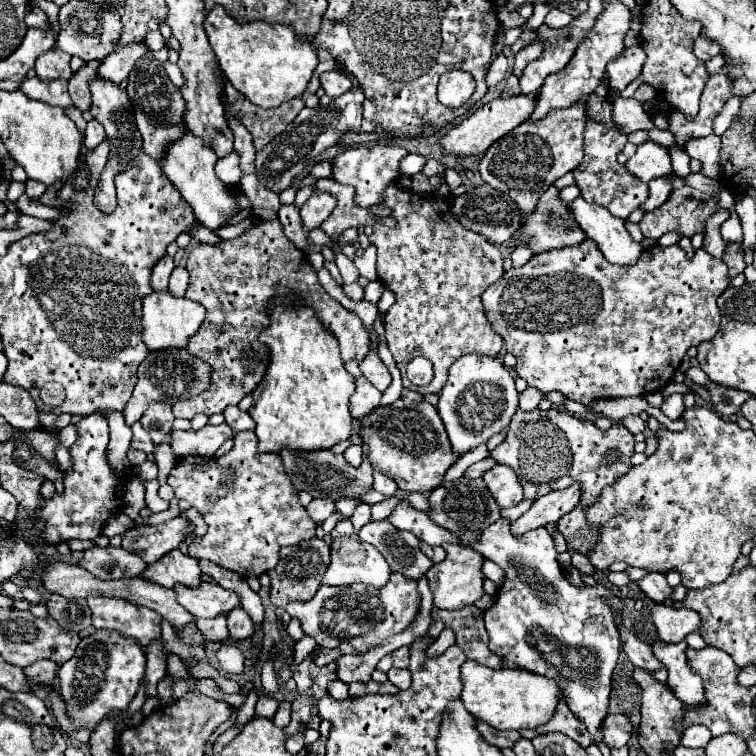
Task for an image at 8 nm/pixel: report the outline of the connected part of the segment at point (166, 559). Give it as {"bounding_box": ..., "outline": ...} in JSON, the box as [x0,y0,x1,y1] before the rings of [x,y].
{"bounding_box":[142,549,200,589],"outline":[[[174,549],[172,553],[166,553],[160,561],[148,565],[142,577],[168,589],[174,587],[176,583],[194,587],[200,583],[200,567],[198,559],[184,555],[180,549]]]}

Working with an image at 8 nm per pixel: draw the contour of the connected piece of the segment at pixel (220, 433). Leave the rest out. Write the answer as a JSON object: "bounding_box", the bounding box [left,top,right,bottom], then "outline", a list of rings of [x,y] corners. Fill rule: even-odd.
{"bounding_box":[172,423,236,457],"outline":[[[222,423],[218,427],[214,425],[206,425],[200,431],[174,431],[172,433],[172,453],[176,457],[184,457],[184,455],[208,455],[212,457],[216,453],[216,449],[226,441],[226,439],[234,439],[236,431]]]}

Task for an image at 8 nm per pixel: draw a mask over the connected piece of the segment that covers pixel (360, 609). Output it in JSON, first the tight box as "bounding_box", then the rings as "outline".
{"bounding_box":[300,573,420,653],"outline":[[[392,573],[390,581],[380,589],[364,583],[348,587],[322,585],[314,599],[300,603],[300,621],[304,633],[326,649],[334,649],[348,641],[358,653],[366,653],[368,649],[376,649],[384,639],[402,633],[416,617],[418,605],[420,595],[416,591],[416,581],[402,573]]]}

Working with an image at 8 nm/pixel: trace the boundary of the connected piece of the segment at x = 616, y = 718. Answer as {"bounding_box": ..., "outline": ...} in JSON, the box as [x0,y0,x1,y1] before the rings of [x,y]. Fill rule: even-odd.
{"bounding_box":[602,715,632,749],"outline":[[[608,715],[602,725],[602,739],[604,743],[614,749],[614,747],[624,747],[630,739],[632,733],[632,723],[626,715]]]}

